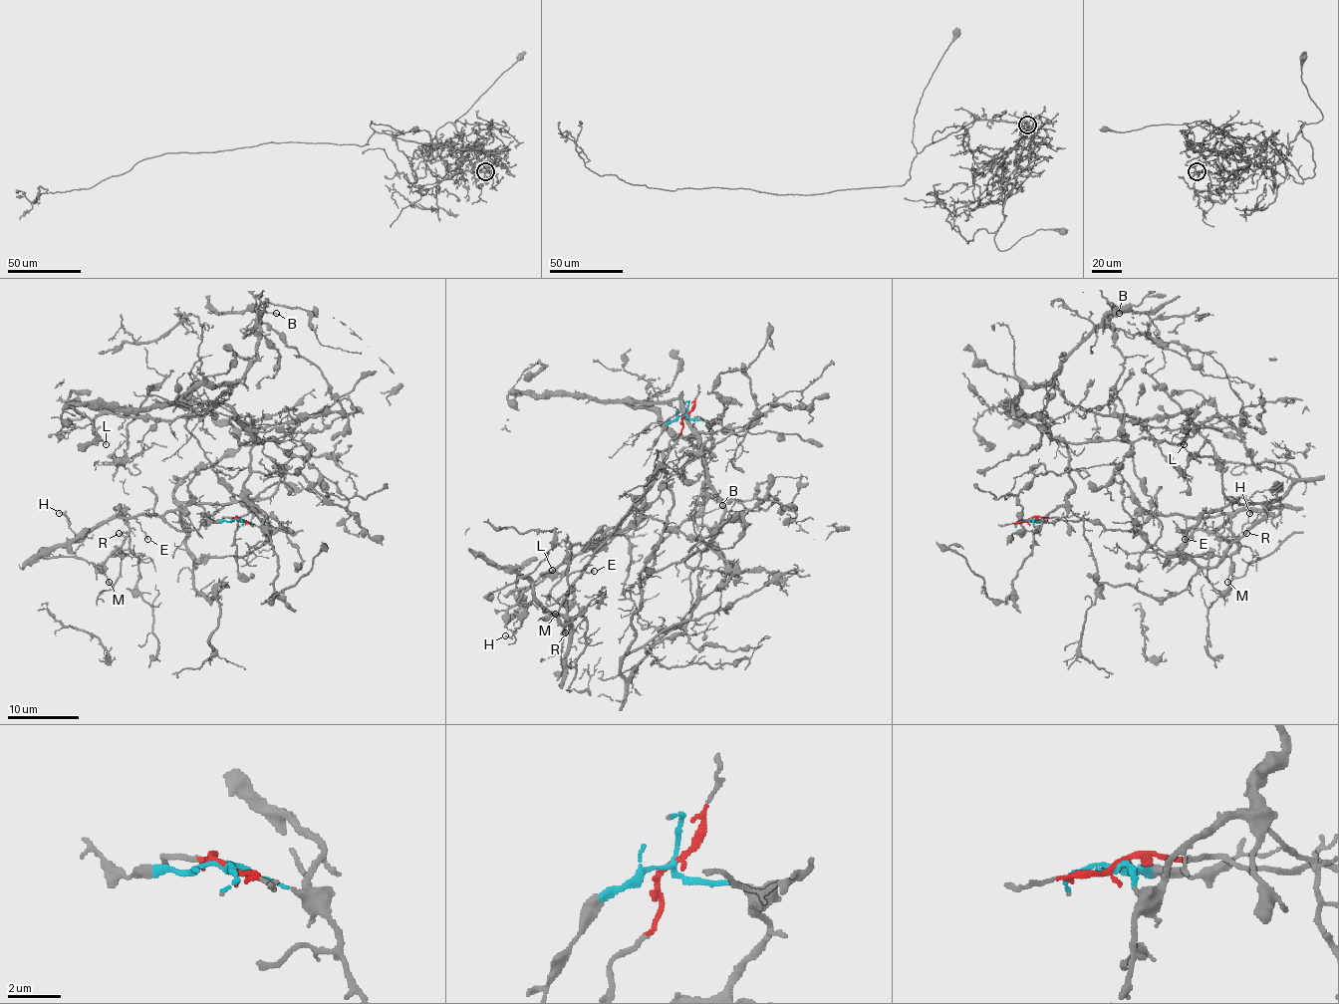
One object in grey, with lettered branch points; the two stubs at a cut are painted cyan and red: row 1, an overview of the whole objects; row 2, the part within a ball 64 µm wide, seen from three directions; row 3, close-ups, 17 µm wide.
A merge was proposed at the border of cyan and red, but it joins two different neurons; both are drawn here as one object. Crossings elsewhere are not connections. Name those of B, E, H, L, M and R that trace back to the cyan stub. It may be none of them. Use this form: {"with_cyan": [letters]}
{"with_cyan": ["B", "L"]}

